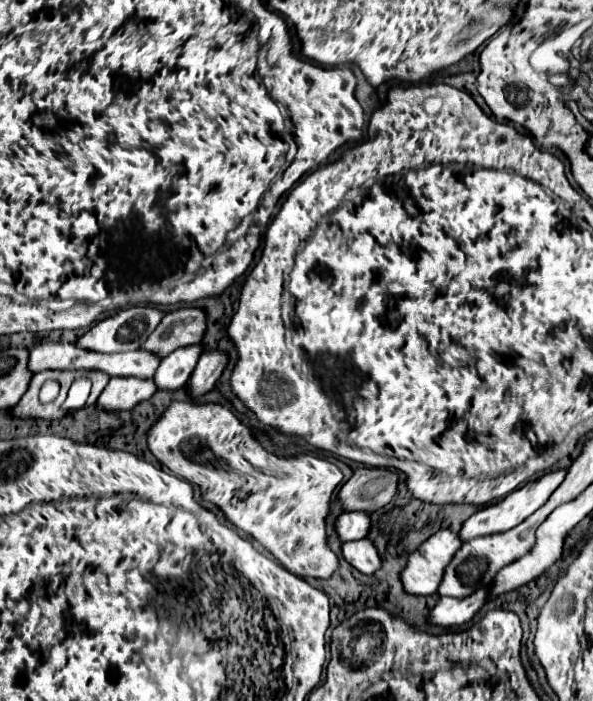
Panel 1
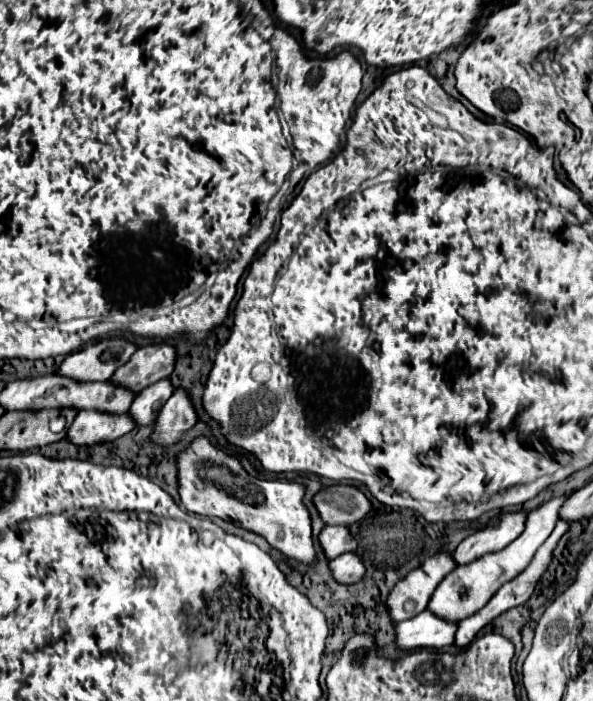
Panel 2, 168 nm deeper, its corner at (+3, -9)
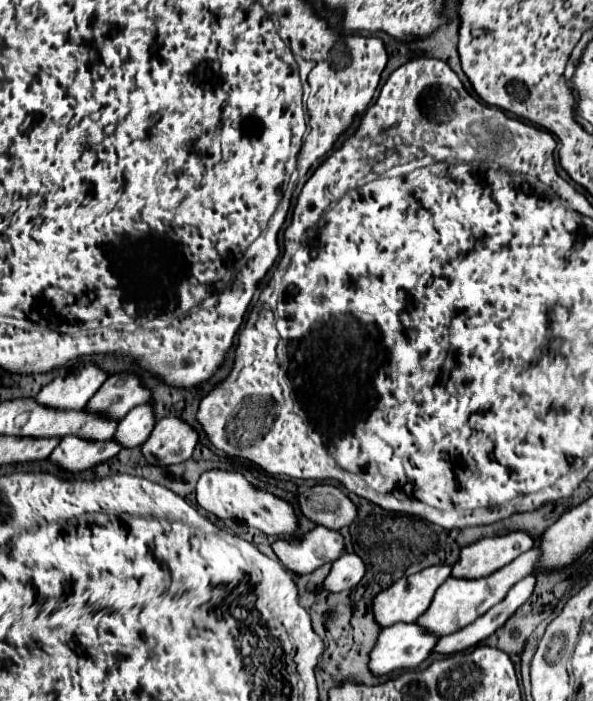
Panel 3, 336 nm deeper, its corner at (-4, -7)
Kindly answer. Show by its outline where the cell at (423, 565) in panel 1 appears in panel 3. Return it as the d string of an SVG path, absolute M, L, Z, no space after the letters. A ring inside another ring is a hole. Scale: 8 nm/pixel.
M439 564L435 568L425 568L423 572L417 572L413 576L407 576L407 578L401 578L397 580L395 584L391 584L389 588L381 590L371 606L373 606L373 618L375 622L381 626L381 628L387 628L387 626L393 626L397 622L415 622L421 612L425 612L433 600L433 594L435 590L451 576L451 566L445 566L445 564Z

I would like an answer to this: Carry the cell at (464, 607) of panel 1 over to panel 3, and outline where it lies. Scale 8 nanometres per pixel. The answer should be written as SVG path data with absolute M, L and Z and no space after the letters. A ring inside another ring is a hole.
M395 624L383 628L369 656L369 670L373 676L385 676L395 670L415 670L435 646L437 638L427 636L415 624Z

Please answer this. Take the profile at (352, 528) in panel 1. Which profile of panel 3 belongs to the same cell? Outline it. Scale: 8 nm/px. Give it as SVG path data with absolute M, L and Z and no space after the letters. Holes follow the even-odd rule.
M315 526L295 540L275 540L271 544L277 558L295 574L311 574L319 566L337 560L343 554L343 536L335 530Z

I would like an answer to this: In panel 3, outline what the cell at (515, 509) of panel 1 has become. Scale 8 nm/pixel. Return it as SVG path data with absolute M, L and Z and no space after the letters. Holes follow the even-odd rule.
M511 532L505 536L483 538L461 550L451 576L463 580L485 578L531 548L533 538L527 536L525 532Z

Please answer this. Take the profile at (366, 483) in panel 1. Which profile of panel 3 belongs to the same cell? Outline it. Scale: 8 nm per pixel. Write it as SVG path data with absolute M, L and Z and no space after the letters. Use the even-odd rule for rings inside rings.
M315 484L301 492L299 506L305 518L329 530L349 526L357 516L357 506L345 496L345 492L329 484Z

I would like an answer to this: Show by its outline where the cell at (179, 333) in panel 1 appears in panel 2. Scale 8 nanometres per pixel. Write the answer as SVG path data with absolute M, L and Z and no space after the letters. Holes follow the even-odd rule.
M156 342L138 348L132 358L116 370L112 380L120 386L126 386L134 392L144 390L146 386L168 378L176 364L176 348L166 342Z

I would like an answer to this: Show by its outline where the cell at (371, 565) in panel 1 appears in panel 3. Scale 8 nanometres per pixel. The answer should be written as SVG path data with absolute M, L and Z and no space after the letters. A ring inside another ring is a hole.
M341 554L333 566L327 578L323 580L323 588L327 592L343 592L349 588L355 588L365 574L365 564L357 554Z

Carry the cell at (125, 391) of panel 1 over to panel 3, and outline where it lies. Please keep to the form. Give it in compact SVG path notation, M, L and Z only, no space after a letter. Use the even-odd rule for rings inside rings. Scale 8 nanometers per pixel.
M67 436L67 440L61 440L59 442L59 448L55 448L49 456L49 462L63 470L63 472L69 472L69 474L79 474L79 472L85 472L85 470L91 470L95 468L97 464L103 464L107 462L109 458L113 458L115 454L119 452L119 444L115 444L113 440L107 440L103 444L87 444L85 440L75 440L75 436Z

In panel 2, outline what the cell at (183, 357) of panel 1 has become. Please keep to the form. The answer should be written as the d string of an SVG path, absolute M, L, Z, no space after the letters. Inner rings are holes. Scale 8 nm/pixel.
M162 378L160 382L142 390L130 406L130 412L134 414L132 418L136 420L136 424L146 426L146 424L156 422L160 408L166 404L166 400L172 396L172 392L174 392L174 386L172 386L170 378Z

